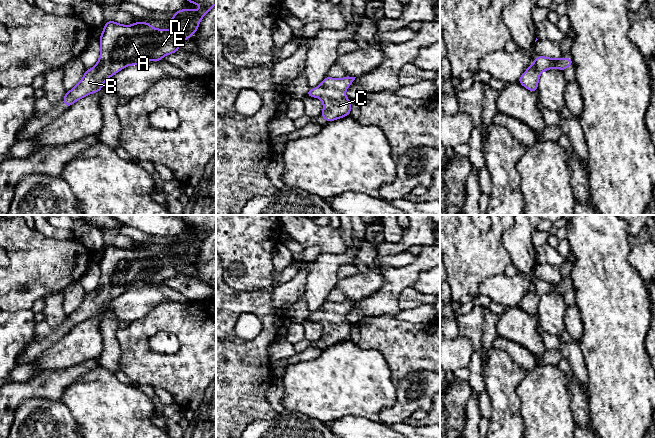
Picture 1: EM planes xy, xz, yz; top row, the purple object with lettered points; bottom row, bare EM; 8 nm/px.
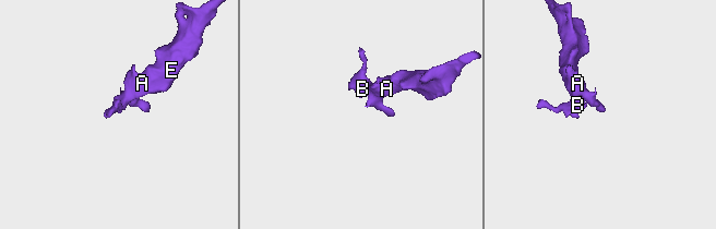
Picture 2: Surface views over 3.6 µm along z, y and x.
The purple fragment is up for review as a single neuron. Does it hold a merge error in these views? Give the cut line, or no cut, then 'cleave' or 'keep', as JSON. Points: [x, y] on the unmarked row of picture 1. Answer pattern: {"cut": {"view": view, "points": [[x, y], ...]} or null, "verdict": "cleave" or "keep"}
{"cut": null, "verdict": "keep"}

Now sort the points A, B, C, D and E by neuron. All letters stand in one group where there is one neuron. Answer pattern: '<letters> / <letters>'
A B C D E

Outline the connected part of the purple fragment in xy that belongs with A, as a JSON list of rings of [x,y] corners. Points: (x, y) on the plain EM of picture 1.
[[[176,215],[178,218],[182,219],[190,227],[196,227],[202,229],[204,232],[200,234],[189,234],[182,233],[178,236],[173,237],[174,241],[167,245],[170,247],[174,253],[173,254],[163,254],[153,252],[147,246],[135,246],[133,249],[127,250],[118,248],[112,244],[106,246],[103,256],[99,262],[101,268],[101,277],[97,288],[89,294],[85,294],[82,304],[72,313],[67,315],[63,322],[63,327],[69,332],[77,324],[91,318],[94,316],[101,316],[101,311],[103,307],[112,299],[116,298],[118,295],[124,293],[126,290],[142,288],[146,285],[160,285],[164,280],[177,276],[181,274],[178,270],[178,264],[190,264],[191,258],[195,257],[199,252],[199,245],[205,240],[207,236],[216,228],[216,215]]]

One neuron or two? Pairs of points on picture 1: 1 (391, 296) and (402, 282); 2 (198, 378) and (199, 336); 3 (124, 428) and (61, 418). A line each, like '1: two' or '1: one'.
1: one
2: one
3: two

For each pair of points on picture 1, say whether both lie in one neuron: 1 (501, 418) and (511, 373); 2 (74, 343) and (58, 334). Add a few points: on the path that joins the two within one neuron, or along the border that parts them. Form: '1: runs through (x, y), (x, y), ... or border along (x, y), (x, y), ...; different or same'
1: runs through (504, 407), (504, 384); same
2: border along (68, 332), (44, 350); different

